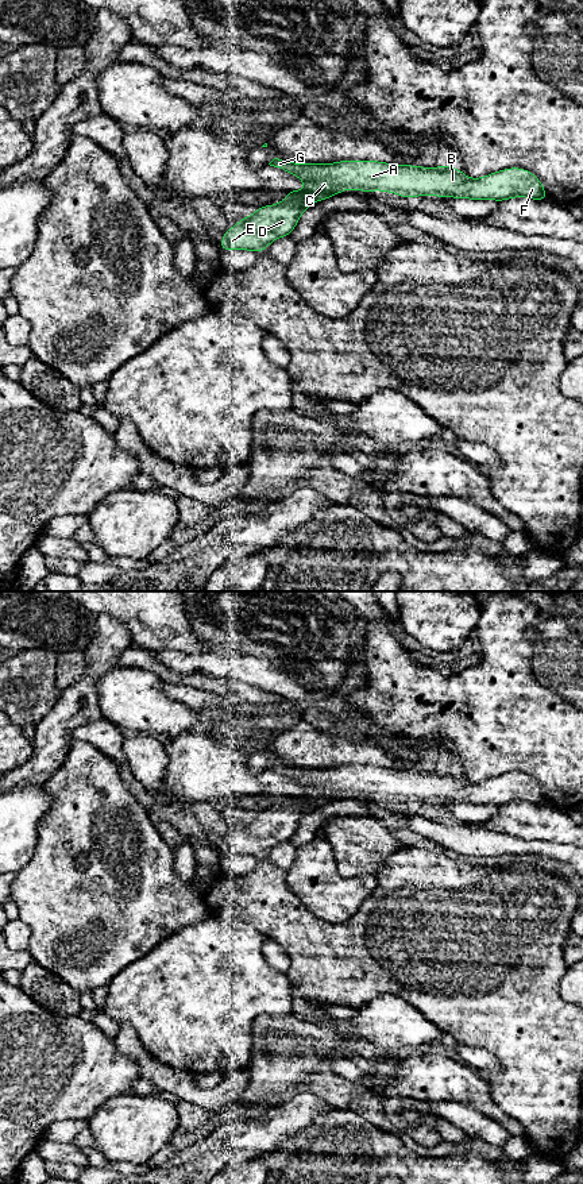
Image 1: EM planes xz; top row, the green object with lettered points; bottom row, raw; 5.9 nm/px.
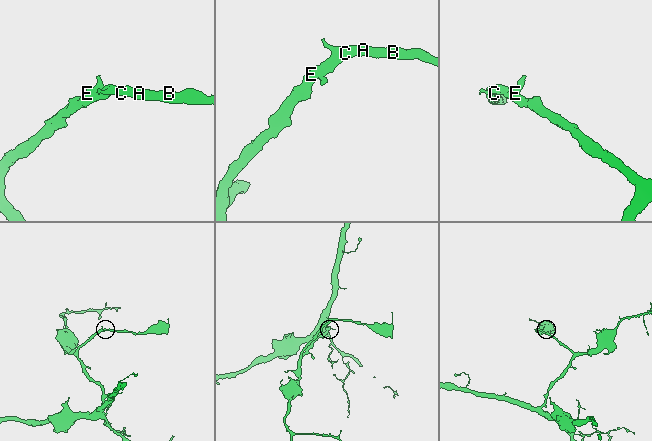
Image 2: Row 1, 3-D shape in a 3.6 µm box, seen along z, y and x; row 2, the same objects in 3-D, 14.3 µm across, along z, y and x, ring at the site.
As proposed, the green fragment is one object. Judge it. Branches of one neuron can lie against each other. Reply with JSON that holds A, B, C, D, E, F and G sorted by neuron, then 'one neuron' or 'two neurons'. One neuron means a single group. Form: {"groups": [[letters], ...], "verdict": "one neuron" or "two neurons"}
{"groups": [["A", "B", "C", "D", "E", "F", "G"]], "verdict": "one neuron"}

